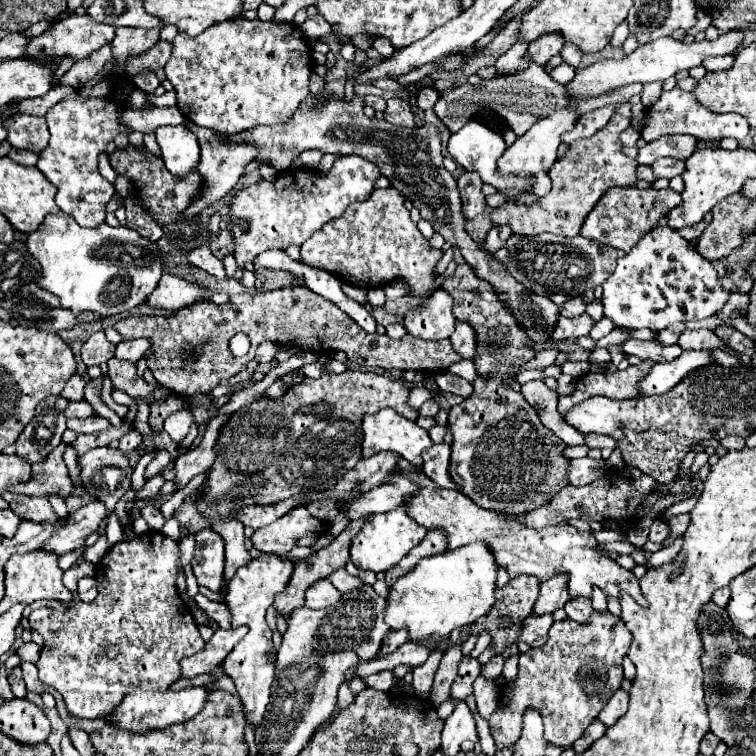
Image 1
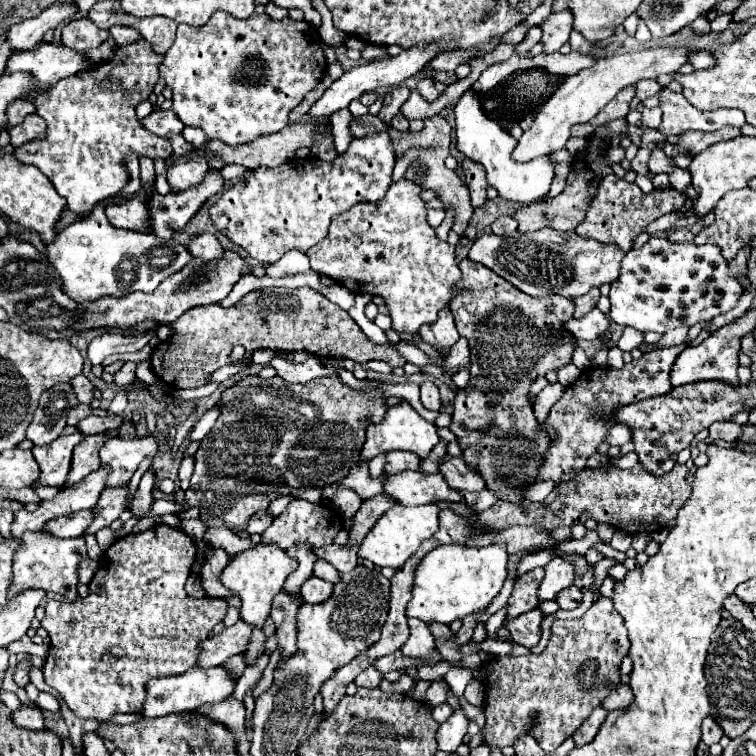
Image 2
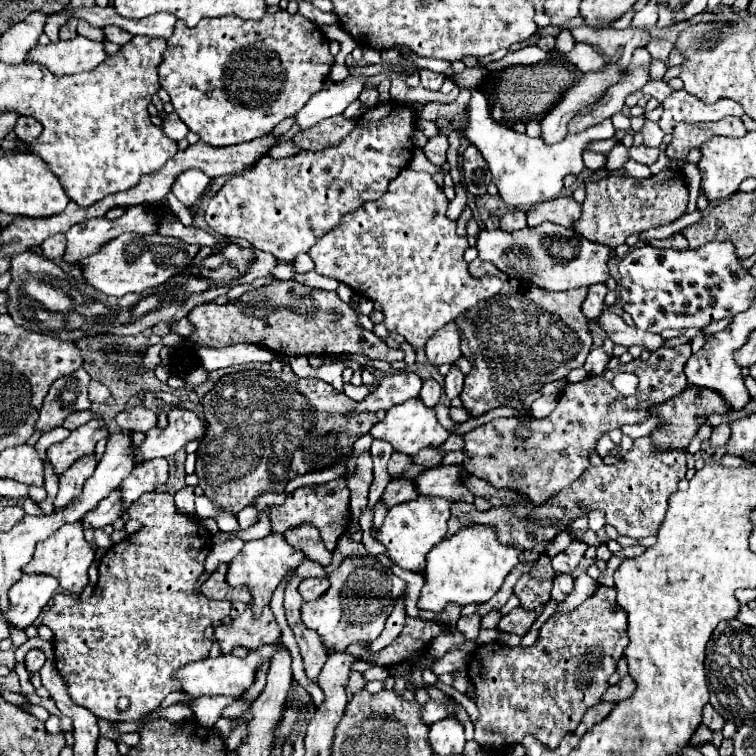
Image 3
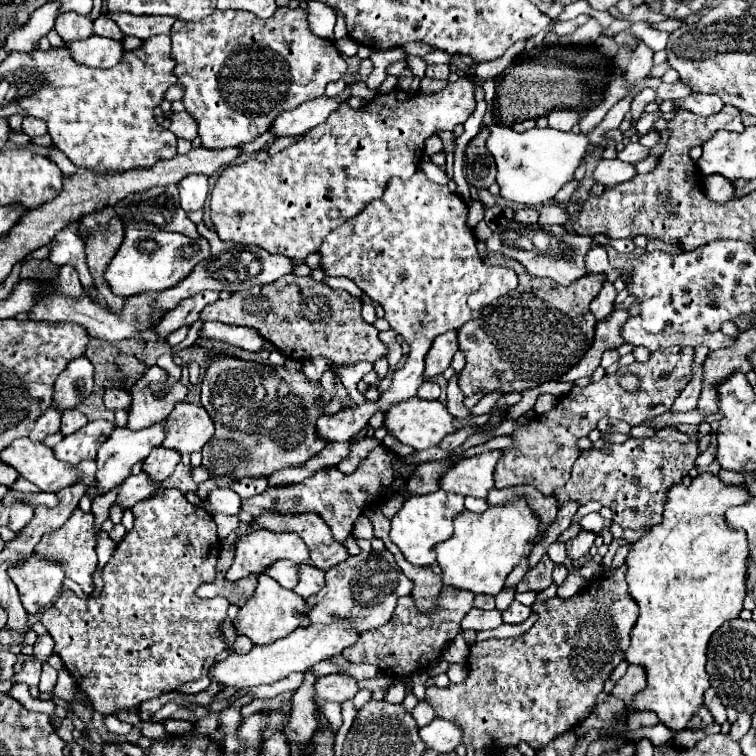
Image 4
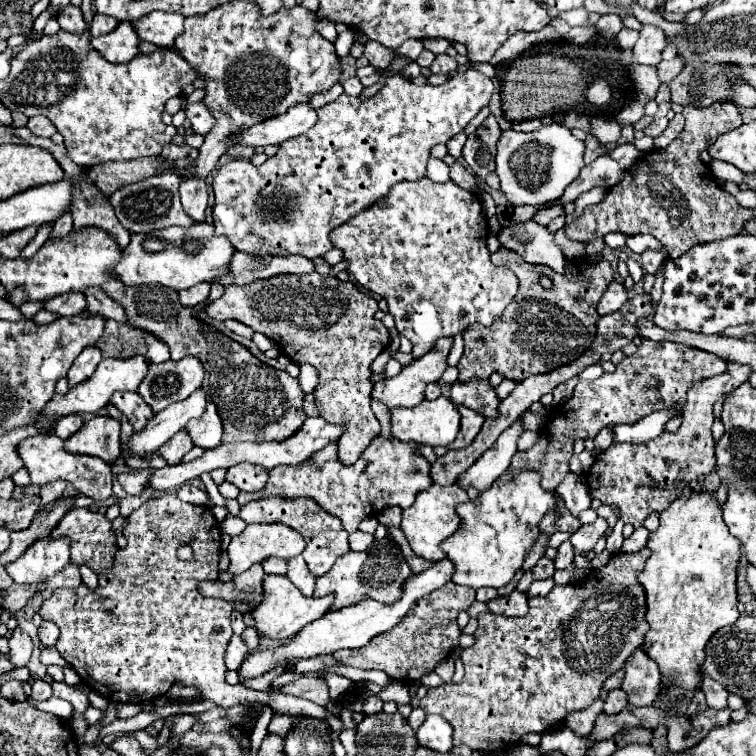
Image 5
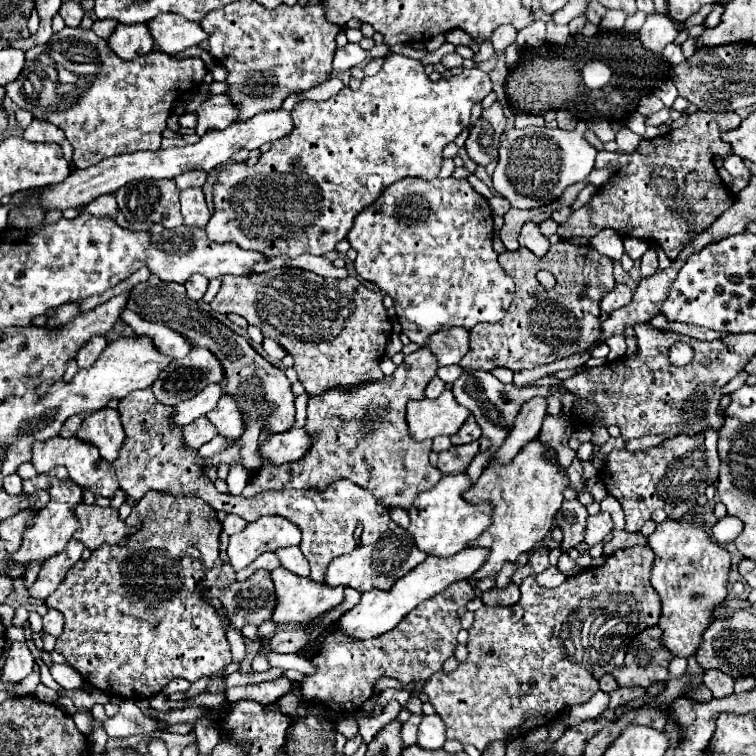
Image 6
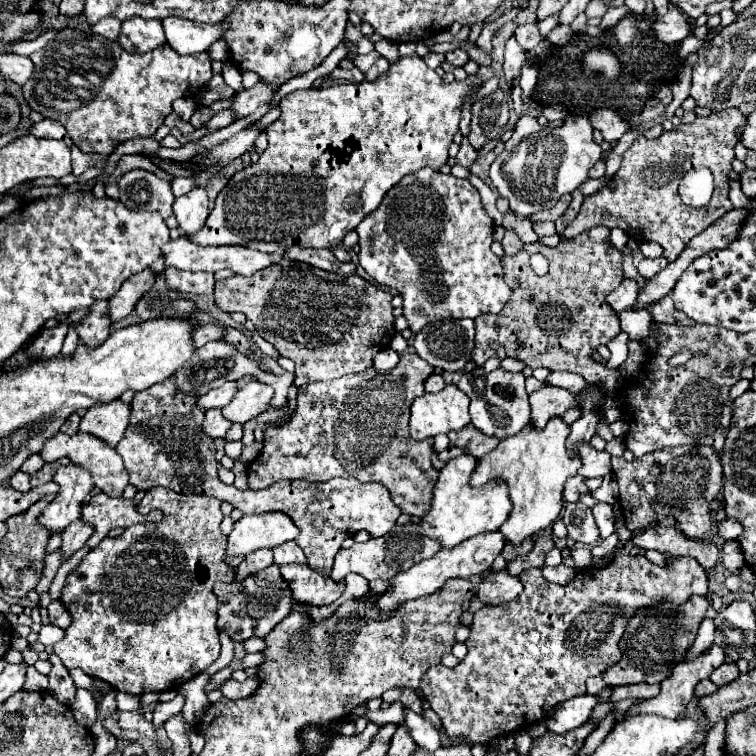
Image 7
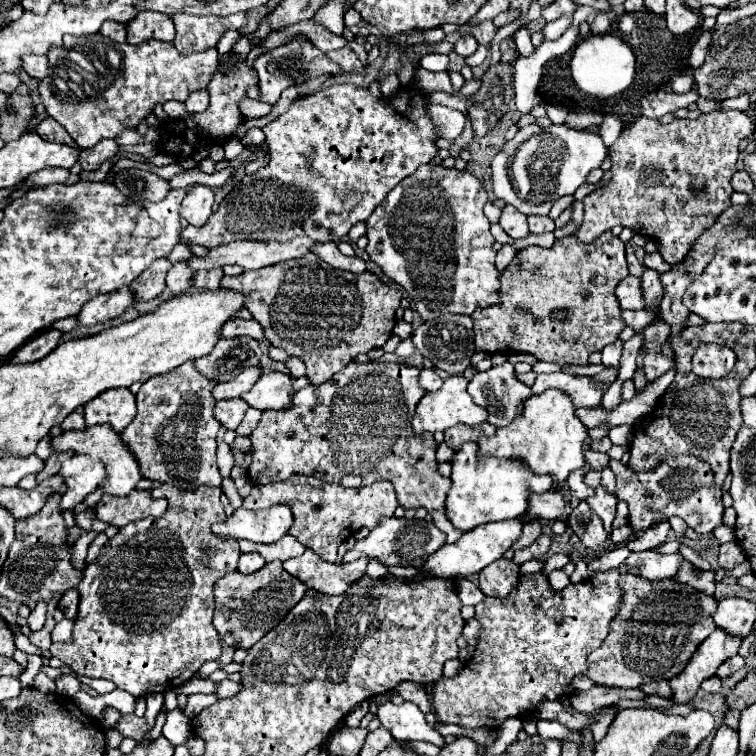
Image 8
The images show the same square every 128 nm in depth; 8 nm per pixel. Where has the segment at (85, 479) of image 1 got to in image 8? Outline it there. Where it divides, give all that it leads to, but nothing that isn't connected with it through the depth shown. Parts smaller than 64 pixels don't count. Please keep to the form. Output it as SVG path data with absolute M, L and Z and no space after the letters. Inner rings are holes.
M270 372L270 374L262 374L260 380L256 380L256 384L250 388L250 392L246 392L240 398L250 408L258 408L262 412L264 410L282 410L290 400L290 388L292 388L290 374Z

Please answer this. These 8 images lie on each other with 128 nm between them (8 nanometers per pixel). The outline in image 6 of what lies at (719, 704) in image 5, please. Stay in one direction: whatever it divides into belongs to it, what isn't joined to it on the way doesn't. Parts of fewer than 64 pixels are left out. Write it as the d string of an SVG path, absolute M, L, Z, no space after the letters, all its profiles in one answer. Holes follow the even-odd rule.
M706 670L704 686L708 686L708 690L712 692L714 698L726 698L734 690L734 680L720 670Z

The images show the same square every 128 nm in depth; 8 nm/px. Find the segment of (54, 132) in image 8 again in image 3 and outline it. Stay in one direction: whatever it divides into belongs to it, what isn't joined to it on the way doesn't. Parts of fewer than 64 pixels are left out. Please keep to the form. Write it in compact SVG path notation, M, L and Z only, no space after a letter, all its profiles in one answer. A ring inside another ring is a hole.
M22 116L22 118L16 122L14 132L16 132L18 140L30 144L32 140L36 140L36 138L40 136L40 132L42 132L42 124L40 124L36 118L30 118L30 116L26 118L26 116Z

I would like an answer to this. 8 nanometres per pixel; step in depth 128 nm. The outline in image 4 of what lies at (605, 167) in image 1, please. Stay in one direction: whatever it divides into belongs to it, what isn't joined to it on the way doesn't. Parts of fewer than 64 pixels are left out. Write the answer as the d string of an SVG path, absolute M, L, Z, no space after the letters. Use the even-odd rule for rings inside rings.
M560 204L542 206L538 212L540 212L540 218L538 218L540 226L544 226L544 224L566 224L570 220L566 208Z

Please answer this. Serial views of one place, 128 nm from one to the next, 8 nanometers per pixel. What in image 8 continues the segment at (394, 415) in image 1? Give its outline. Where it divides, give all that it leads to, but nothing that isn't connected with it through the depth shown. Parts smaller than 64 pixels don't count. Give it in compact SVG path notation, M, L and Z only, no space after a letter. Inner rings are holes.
M450 376L444 380L442 388L436 390L436 392L428 392L416 406L416 414L412 418L412 430L414 434L424 434L424 432L444 432L448 430L450 426L456 426L456 424L466 424L466 426L476 426L480 422L486 420L488 412L484 412L484 408L476 406L472 402L472 398L468 396L466 392L466 386L468 386L468 380L464 376Z

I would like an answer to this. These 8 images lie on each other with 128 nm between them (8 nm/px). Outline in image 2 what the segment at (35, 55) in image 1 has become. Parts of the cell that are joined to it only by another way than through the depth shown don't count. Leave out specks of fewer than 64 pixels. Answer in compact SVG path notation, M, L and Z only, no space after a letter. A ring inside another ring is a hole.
M90 18L72 20L62 28L62 44L74 50L88 50L100 46L104 40L108 40L110 32L98 28Z

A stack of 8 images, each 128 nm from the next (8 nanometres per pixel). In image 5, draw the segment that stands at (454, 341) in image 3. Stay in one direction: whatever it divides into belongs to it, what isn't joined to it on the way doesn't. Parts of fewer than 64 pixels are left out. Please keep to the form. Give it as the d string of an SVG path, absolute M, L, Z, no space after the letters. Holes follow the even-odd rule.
M440 338L434 348L420 360L412 360L394 378L374 384L372 398L380 400L388 408L410 406L410 402L422 402L428 382L438 382L448 368L448 352L452 348L452 338Z

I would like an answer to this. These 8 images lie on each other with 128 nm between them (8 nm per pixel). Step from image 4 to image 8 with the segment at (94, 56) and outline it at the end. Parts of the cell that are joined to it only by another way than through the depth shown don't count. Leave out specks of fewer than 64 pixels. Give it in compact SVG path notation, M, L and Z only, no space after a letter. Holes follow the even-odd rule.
M138 12L138 16L126 24L128 44L142 44L152 38L162 42L172 42L174 34L176 32L172 26L172 18L160 12Z

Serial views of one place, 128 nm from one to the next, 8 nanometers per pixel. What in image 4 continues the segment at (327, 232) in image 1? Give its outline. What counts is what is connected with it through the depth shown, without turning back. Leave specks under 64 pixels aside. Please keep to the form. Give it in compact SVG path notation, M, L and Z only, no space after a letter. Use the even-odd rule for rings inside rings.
M416 170L410 180L400 180L392 178L388 182L388 188L380 200L372 200L360 216L354 216L336 232L330 232L324 238L324 244L320 244L320 268L326 276L344 276L350 278L366 296L370 296L374 302L378 302L384 312L390 328L402 336L408 346L410 354L406 358L404 368L396 370L392 376L390 388L382 392L382 396L376 402L364 402L352 408L342 408L336 414L322 416L316 422L318 436L330 442L344 442L350 440L358 430L362 430L368 420L376 412L388 412L392 404L404 402L412 396L416 396L420 384L424 382L424 356L430 350L432 342L436 336L448 332L448 330L458 330L460 324L480 318L482 310L492 304L496 298L506 296L518 286L518 278L512 270L500 268L500 266L486 266L482 258L478 256L476 250L476 238L472 230L466 226L466 216L468 216L468 206L462 202L454 192L448 190L448 186L434 184L426 178L422 170Z

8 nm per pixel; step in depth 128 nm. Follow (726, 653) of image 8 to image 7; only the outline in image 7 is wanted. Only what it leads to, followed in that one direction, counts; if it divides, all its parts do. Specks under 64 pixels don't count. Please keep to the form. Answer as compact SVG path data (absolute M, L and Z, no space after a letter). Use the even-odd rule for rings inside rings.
M712 646L706 654L700 654L696 660L690 660L690 662L680 662L676 664L676 668L672 670L672 674L660 682L660 694L656 698L650 698L650 700L642 700L638 704L634 704L628 712L626 712L626 718L630 716L638 716L638 714L656 714L656 716L664 716L664 718L678 718L686 704L694 698L694 688L700 680L708 678L712 674L714 668L718 668L720 664L724 662L724 650L720 646Z

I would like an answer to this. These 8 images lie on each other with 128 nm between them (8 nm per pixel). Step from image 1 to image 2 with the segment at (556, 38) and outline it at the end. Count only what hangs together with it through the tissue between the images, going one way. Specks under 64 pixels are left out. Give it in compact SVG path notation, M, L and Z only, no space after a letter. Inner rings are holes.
M568 10L554 12L546 18L546 22L540 28L542 28L540 44L544 46L542 52L544 54L558 52L560 46L568 42L568 36L572 32L572 14Z

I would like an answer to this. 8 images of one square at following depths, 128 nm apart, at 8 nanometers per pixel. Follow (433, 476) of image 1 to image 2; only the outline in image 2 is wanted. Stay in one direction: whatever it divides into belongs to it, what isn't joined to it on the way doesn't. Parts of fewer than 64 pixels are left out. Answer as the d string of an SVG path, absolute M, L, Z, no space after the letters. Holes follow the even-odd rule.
M442 456L438 460L438 472L444 476L444 480L448 480L450 488L456 488L460 492L484 490L484 480L472 472L460 456Z

